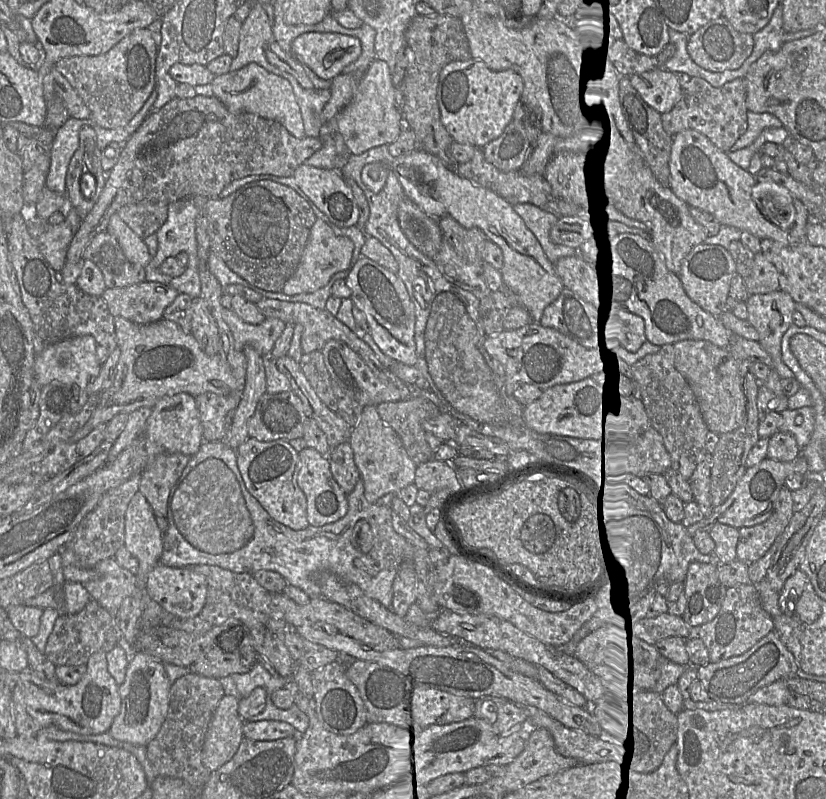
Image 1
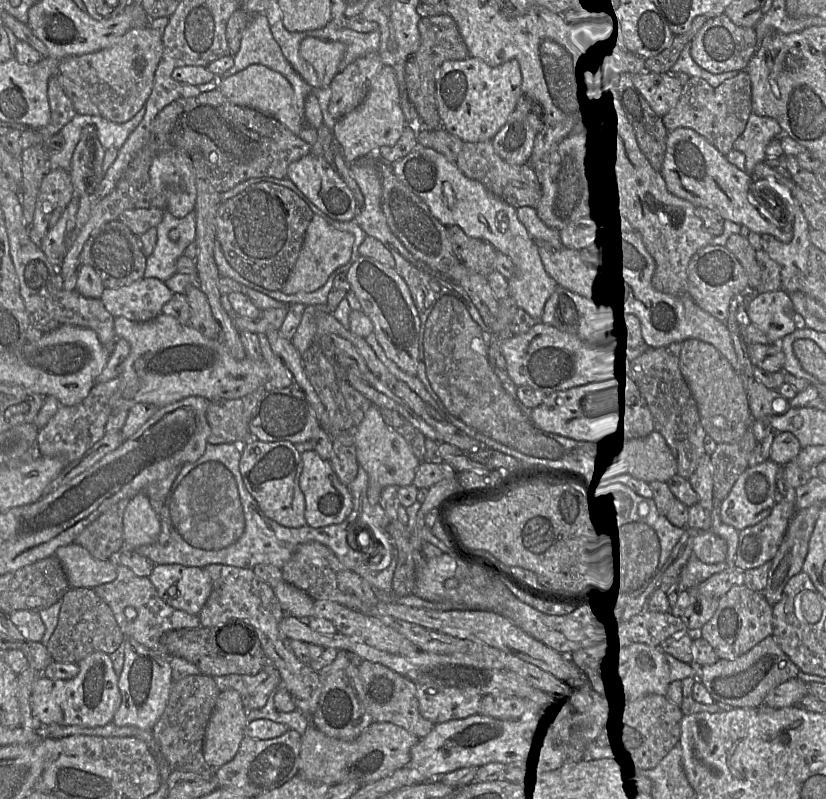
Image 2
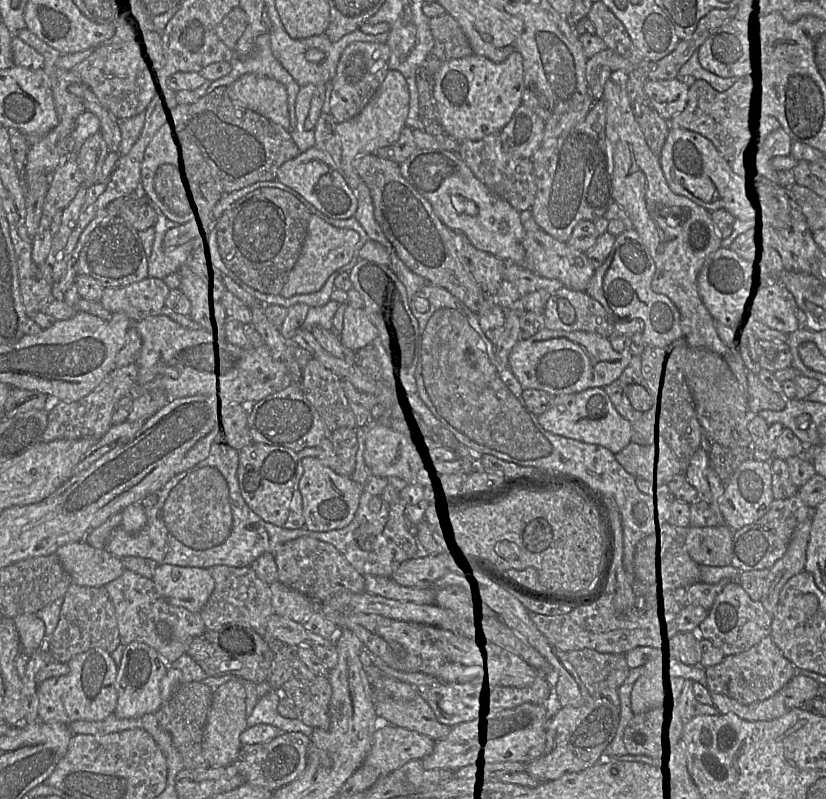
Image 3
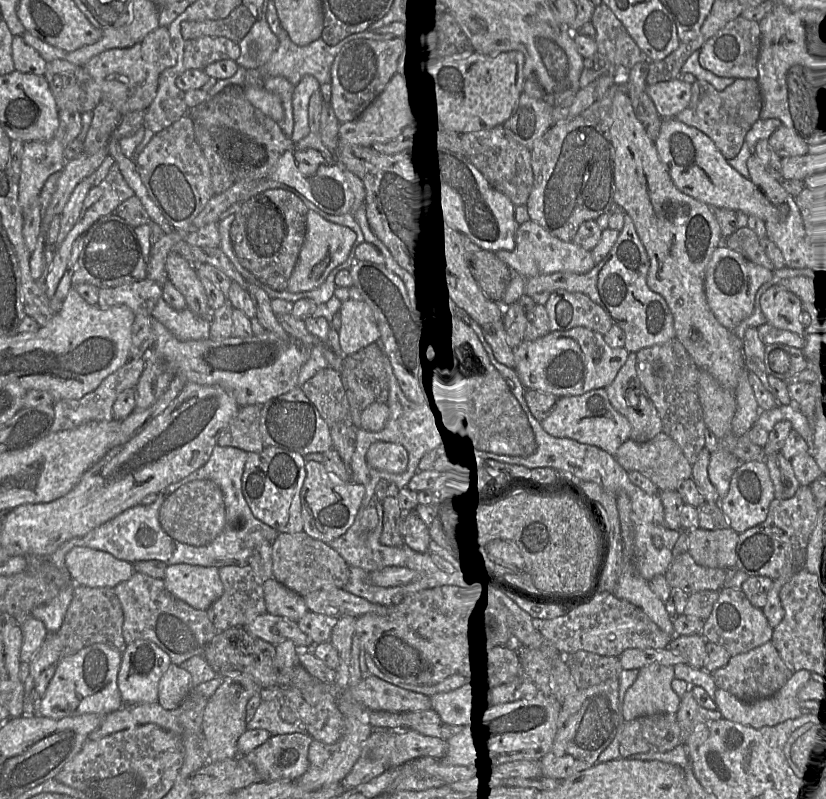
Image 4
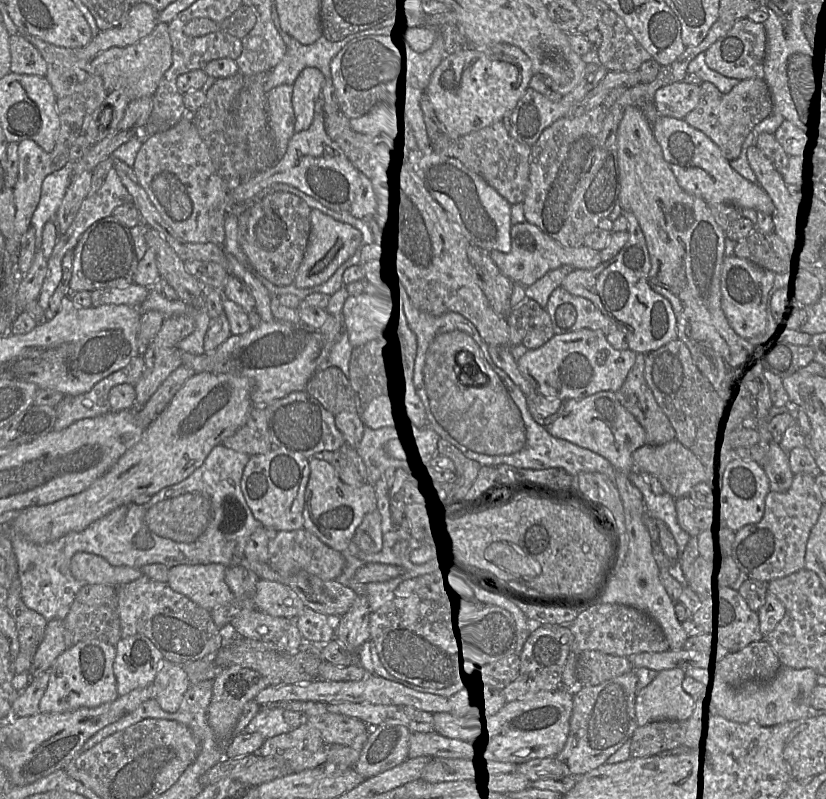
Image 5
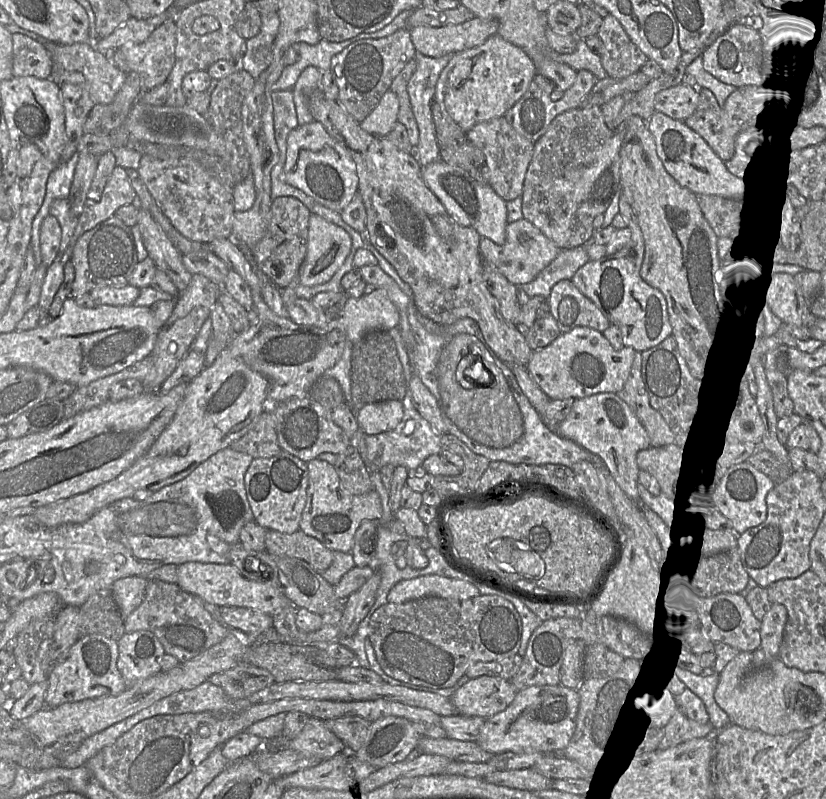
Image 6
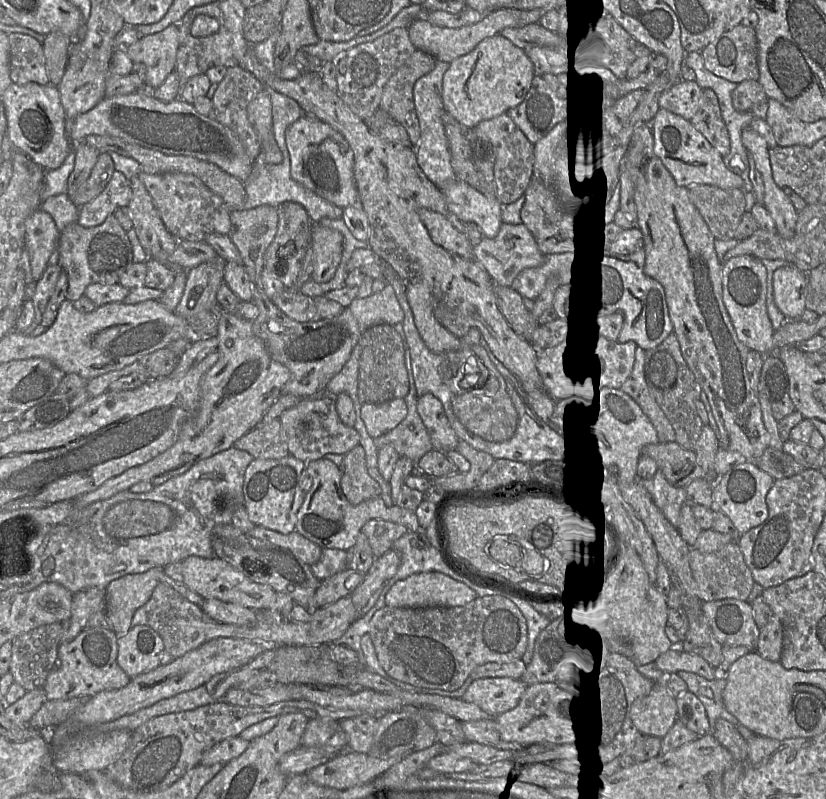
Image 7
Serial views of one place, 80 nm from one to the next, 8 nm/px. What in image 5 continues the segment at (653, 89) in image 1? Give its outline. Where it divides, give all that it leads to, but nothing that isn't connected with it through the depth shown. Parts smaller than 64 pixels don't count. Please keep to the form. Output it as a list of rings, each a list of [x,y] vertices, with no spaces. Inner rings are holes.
[[[675,82],[656,91],[654,105],[660,116],[684,119],[697,106],[699,97],[699,85]]]

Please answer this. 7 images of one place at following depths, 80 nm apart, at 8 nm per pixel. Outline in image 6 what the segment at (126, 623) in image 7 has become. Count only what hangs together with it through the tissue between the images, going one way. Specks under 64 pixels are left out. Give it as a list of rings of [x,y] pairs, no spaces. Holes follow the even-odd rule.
[[[128,576],[116,580],[111,586],[124,621],[143,602],[148,580],[146,576]]]

